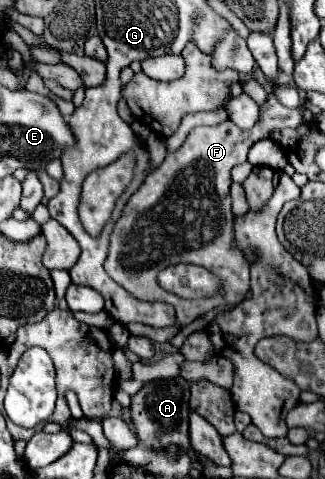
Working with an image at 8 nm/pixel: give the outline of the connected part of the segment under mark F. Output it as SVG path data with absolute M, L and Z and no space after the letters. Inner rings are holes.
M268 96L266 106L260 108L260 122L246 132L240 132L230 120L218 126L198 126L194 128L184 144L176 150L170 152L166 156L166 160L152 172L148 174L148 178L144 180L144 184L140 186L140 190L130 198L128 206L124 208L120 220L116 222L112 236L110 236L110 252L108 258L104 262L106 272L122 286L126 288L132 296L140 296L142 300L160 300L160 302L168 302L174 306L176 316L178 316L178 324L186 326L190 322L194 322L198 316L214 310L216 306L222 304L232 304L238 306L250 292L250 280L246 274L246 258L242 252L232 248L232 222L234 222L234 214L232 214L232 198L230 198L230 170L236 164L246 162L246 154L250 150L250 146L262 138L268 138L268 134L272 130L282 130L282 128L298 128L308 124L304 118L306 108L284 108L282 104L278 104L278 100L274 100L274 96ZM180 262L190 262L196 266L202 266L206 270L210 270L212 274L220 276L224 282L224 290L220 296L216 298L206 298L206 300L182 300L178 296L160 296L162 290L156 284L156 274L160 270L164 270L170 264L180 264ZM240 278L240 288L232 288L232 282L238 282Z

